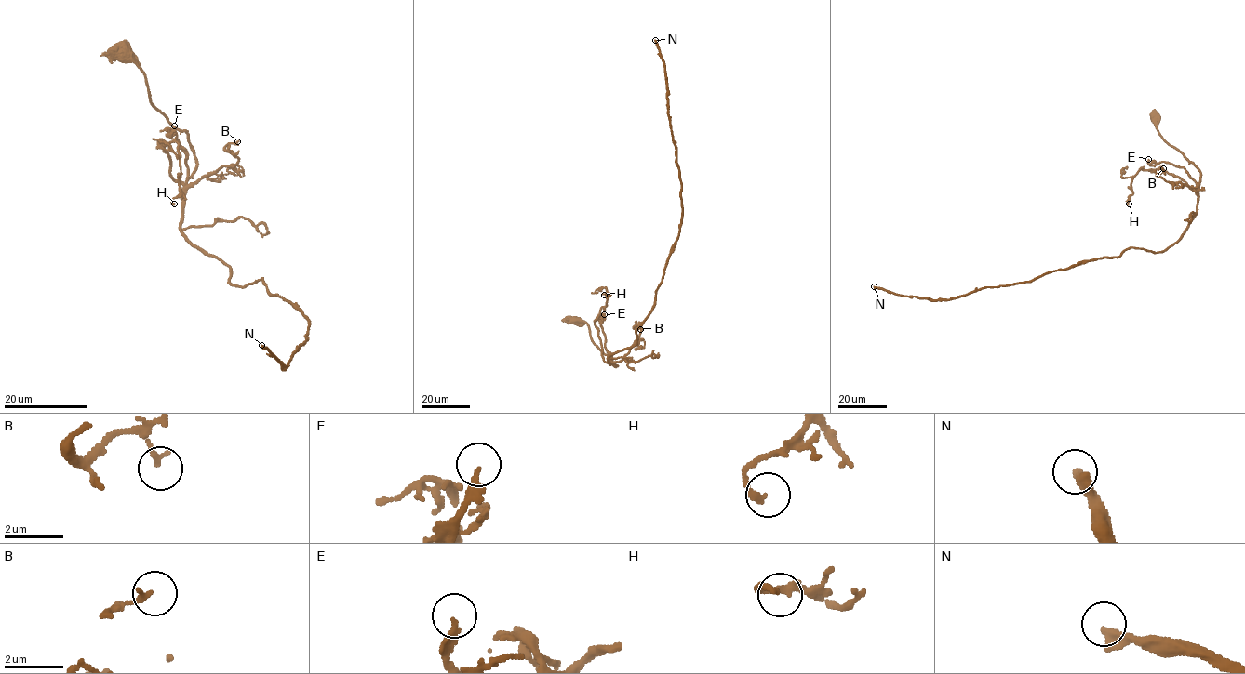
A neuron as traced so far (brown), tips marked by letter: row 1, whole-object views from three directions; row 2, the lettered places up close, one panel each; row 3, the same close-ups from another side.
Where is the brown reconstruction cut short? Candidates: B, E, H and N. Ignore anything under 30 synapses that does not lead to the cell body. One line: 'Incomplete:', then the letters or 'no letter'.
Incomplete: N

